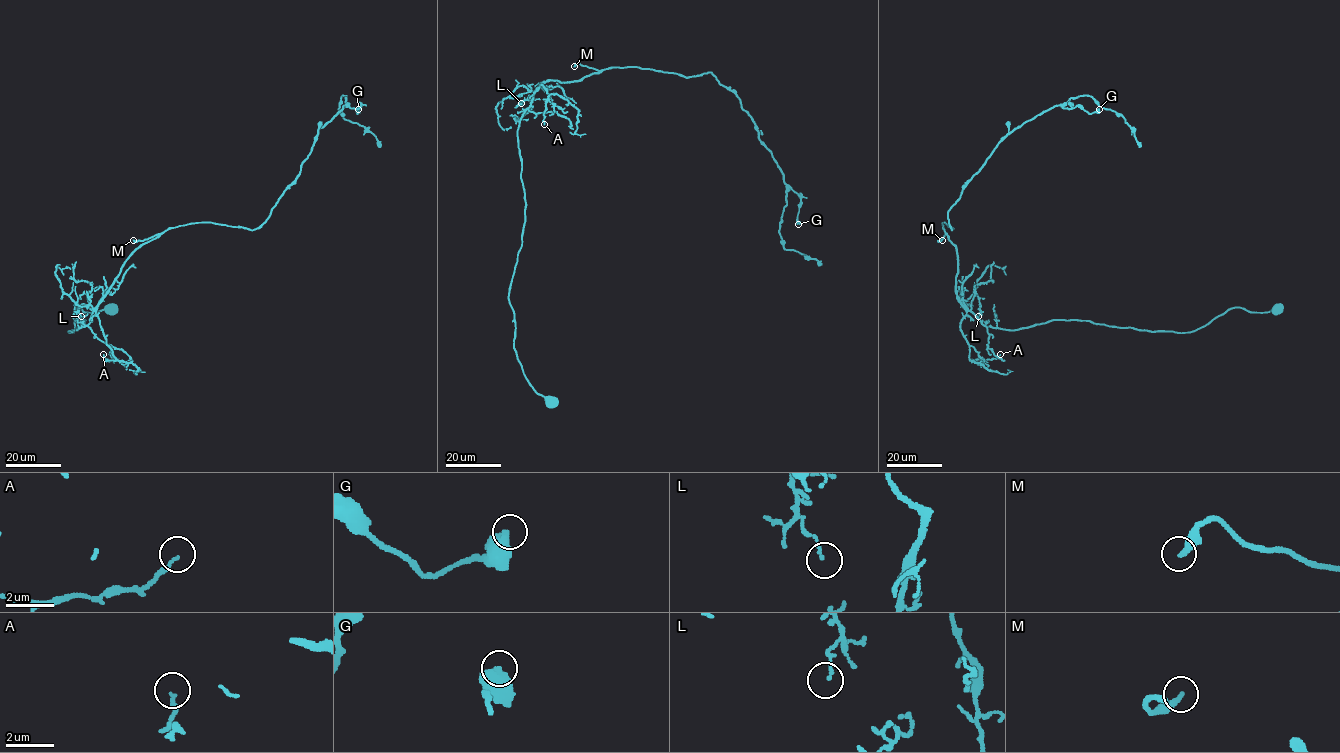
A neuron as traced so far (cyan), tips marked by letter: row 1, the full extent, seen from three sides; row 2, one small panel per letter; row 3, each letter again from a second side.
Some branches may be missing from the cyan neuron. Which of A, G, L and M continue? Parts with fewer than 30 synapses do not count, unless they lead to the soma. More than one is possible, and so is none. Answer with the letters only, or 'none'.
M

